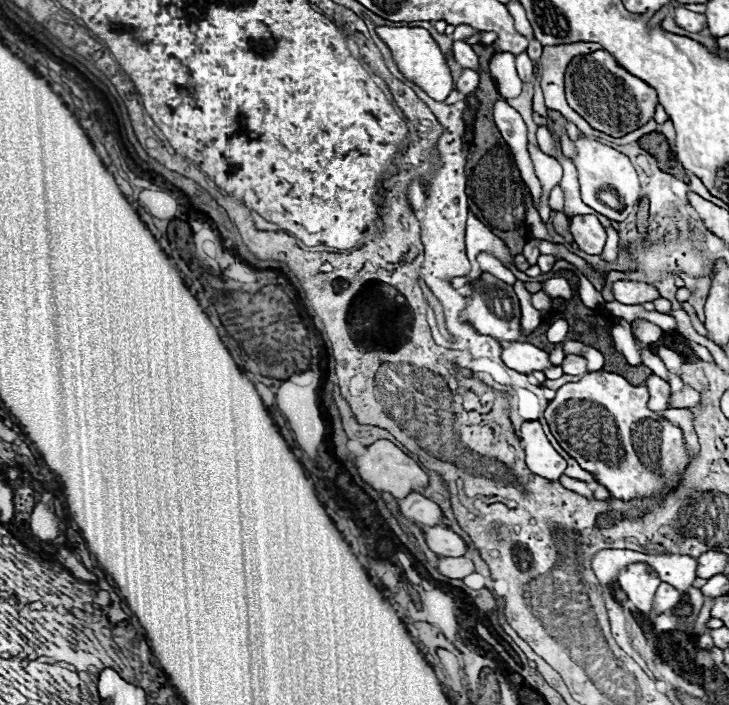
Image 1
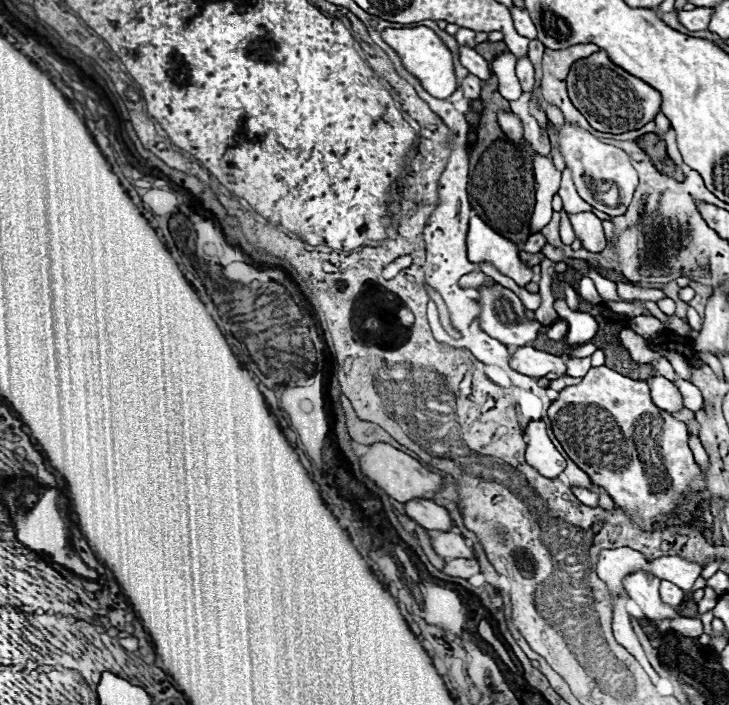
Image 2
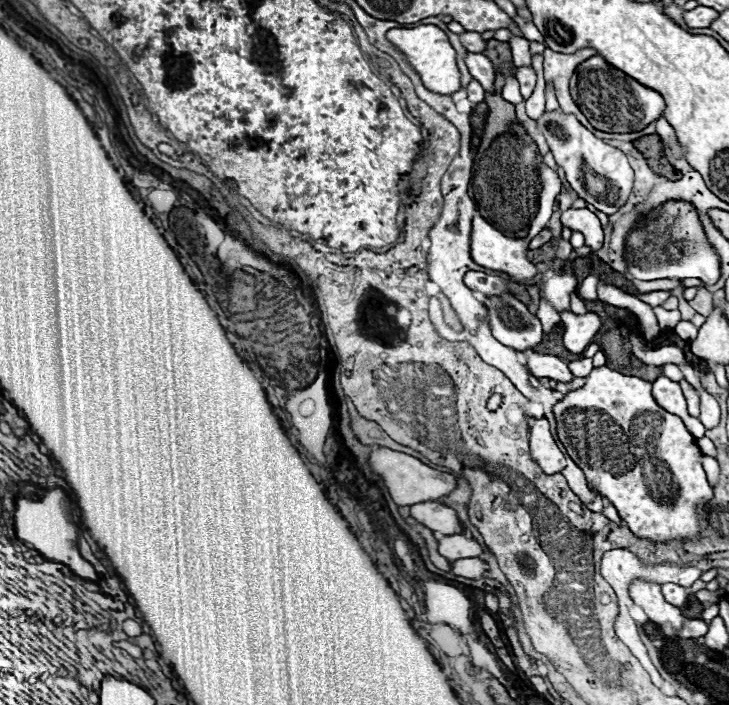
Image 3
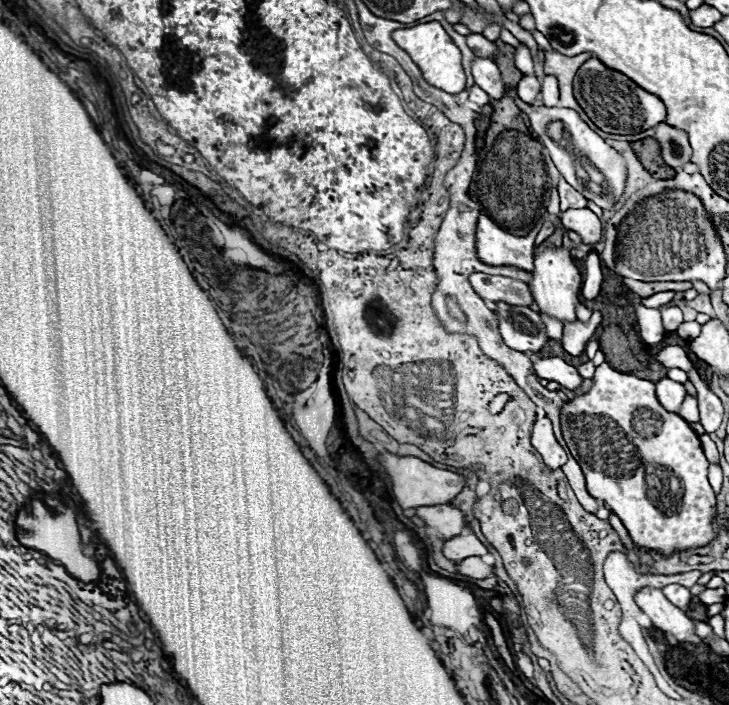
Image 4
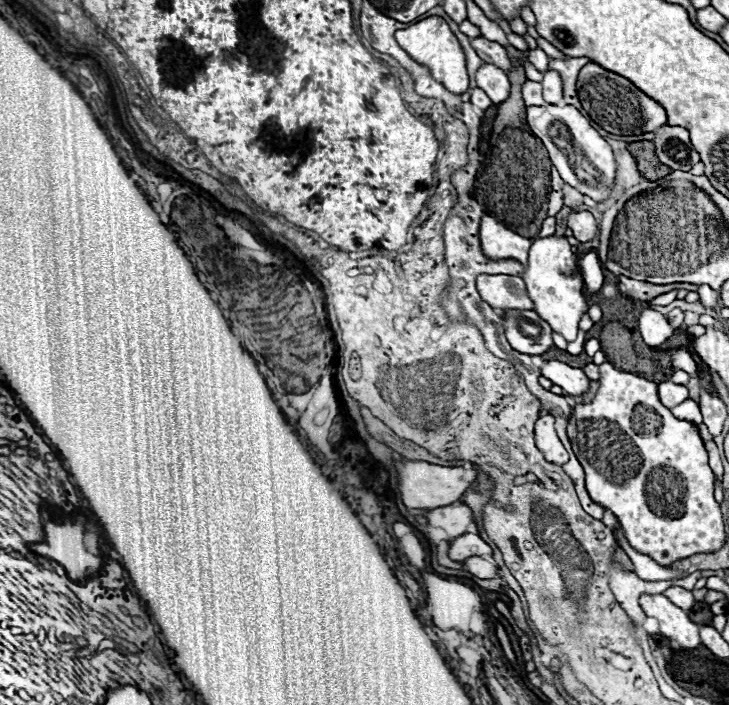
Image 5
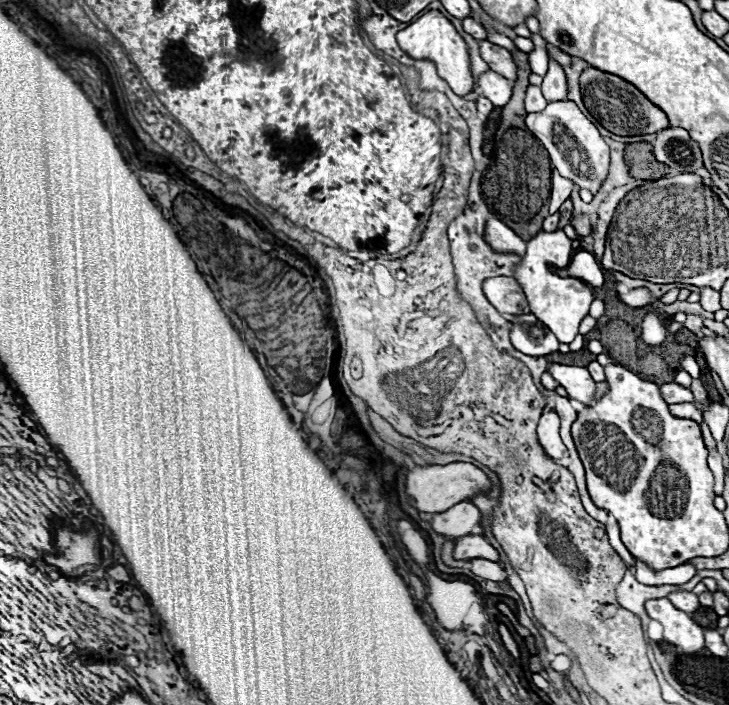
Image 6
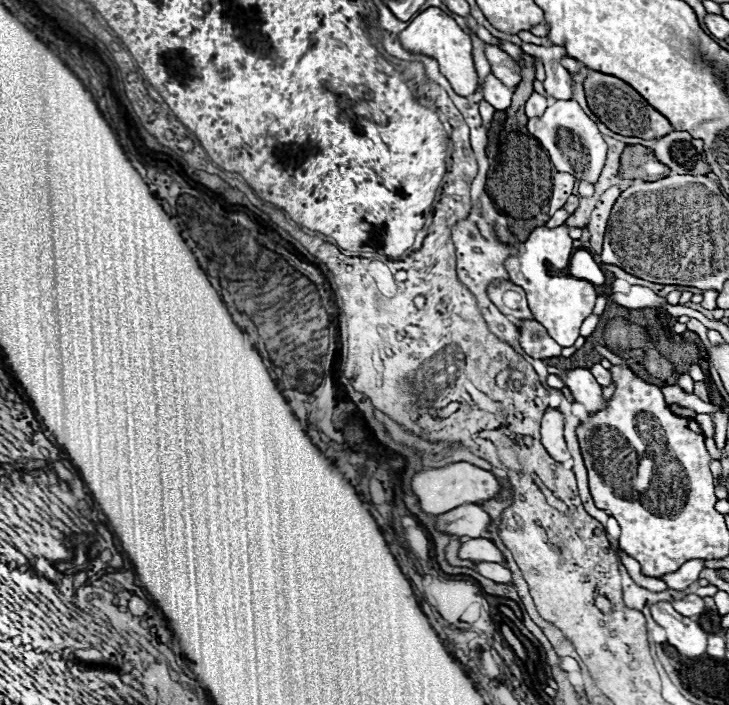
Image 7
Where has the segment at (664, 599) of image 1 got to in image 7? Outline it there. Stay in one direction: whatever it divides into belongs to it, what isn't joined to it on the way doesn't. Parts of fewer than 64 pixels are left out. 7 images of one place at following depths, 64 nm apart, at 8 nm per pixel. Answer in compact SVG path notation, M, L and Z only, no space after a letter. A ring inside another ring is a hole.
M686 594L686 596L682 596L682 598L674 598L674 600L672 600L672 606L674 606L682 616L688 616L688 618L694 618L694 620L698 620L698 616L706 610L702 598L696 596L696 594Z

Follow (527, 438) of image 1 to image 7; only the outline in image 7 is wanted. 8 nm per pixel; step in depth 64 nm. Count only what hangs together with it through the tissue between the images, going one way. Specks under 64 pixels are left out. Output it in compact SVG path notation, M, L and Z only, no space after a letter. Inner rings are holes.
M548 410L542 418L540 434L542 434L544 448L558 462L564 462L570 458L570 452L566 448L562 432L564 432L564 416L558 410Z

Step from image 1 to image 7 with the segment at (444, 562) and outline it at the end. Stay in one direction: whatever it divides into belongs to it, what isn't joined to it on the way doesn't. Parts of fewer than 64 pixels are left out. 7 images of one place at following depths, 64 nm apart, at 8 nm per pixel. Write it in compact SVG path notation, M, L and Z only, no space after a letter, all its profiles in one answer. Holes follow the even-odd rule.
M478 562L476 572L488 580L498 582L498 584L510 584L512 582L512 572L506 566L496 564L496 562Z

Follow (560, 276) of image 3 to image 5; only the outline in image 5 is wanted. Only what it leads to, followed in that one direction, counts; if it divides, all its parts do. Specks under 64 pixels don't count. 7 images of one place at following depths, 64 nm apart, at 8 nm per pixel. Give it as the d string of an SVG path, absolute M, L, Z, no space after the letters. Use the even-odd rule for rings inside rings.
M536 238L530 246L528 266L524 272L524 282L528 288L528 294L534 302L534 310L544 318L556 332L560 332L568 342L576 338L578 334L578 322L580 316L588 310L588 296L584 288L582 274L578 274L578 256L572 252L572 246L566 242L566 238Z

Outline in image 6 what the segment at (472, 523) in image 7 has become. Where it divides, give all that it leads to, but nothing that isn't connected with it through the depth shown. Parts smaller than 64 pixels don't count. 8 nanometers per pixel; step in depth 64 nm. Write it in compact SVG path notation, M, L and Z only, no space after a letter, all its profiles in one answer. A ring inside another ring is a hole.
M460 502L446 512L438 512L432 516L432 528L440 534L446 534L448 538L460 538L466 534L474 534L480 526L482 514L480 510L470 502Z

